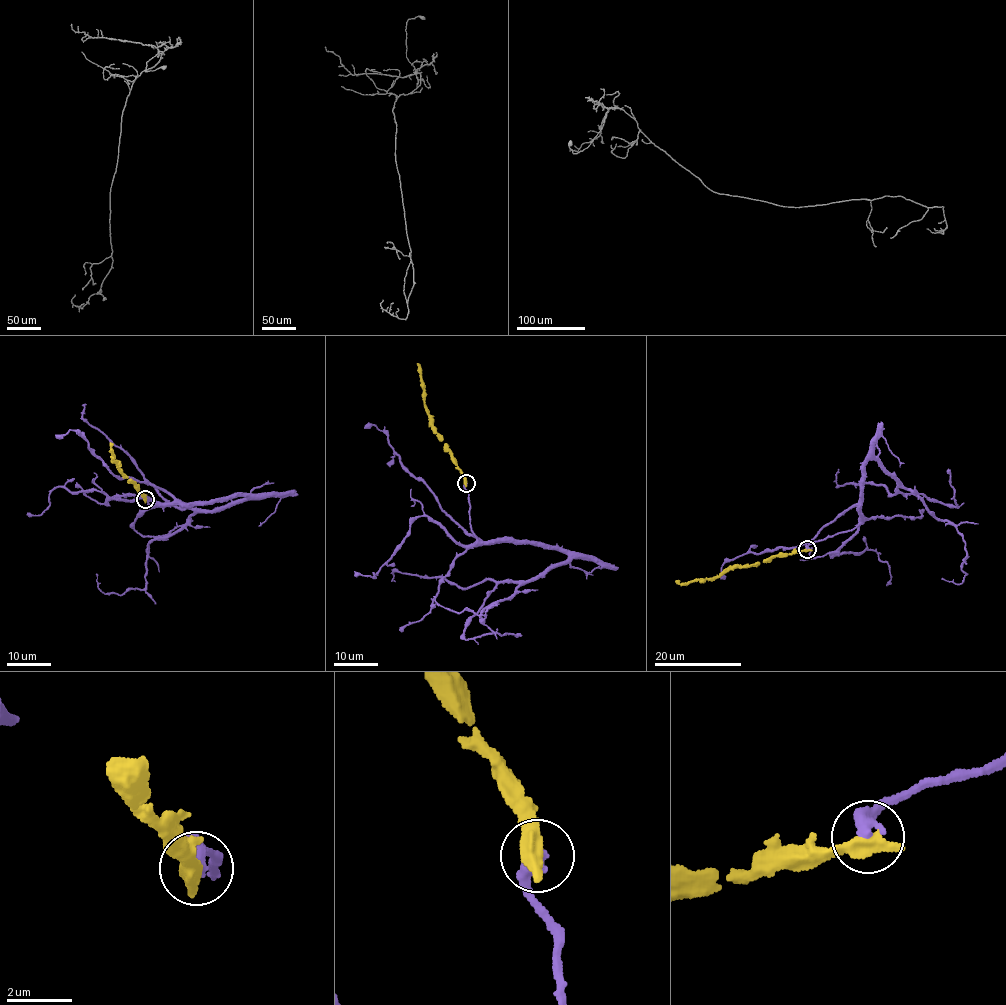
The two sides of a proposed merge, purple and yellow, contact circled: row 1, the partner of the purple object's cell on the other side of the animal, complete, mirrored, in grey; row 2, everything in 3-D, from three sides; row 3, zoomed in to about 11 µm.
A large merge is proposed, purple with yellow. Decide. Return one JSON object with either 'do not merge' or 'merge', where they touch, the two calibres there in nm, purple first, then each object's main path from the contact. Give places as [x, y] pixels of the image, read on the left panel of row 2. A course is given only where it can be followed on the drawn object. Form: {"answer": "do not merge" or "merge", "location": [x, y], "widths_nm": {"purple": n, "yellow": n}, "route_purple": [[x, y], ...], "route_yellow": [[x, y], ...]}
{"answer": "do not merge", "location": [145, 499], "widths_nm": {"purple": 460, "yellow": 600}, "route_purple": [[145, 499], [148, 505], [247, 498], [194, 514], [172, 534], [151, 541], [143, 588], [103, 593], [96, 574]], "route_yellow": [[145, 499], [135, 481], [129, 479], [120, 471], [118, 462], [113, 461], [109, 443]]}

